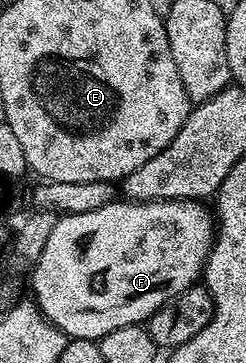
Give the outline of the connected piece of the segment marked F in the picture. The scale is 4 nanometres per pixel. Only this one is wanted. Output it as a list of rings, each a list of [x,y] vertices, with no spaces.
[[[158,199],[157,201],[145,201],[137,203],[134,201],[114,201],[103,205],[99,209],[92,209],[89,212],[73,212],[64,214],[53,225],[53,233],[49,233],[49,241],[45,241],[45,249],[41,249],[41,257],[35,262],[30,272],[31,287],[35,290],[33,302],[43,316],[49,320],[57,329],[61,329],[71,339],[104,339],[113,329],[121,329],[125,325],[146,324],[157,309],[161,309],[171,299],[176,299],[185,289],[196,286],[200,282],[203,267],[207,263],[207,255],[211,252],[211,244],[215,241],[215,228],[217,220],[212,208],[206,202],[198,199]]]

